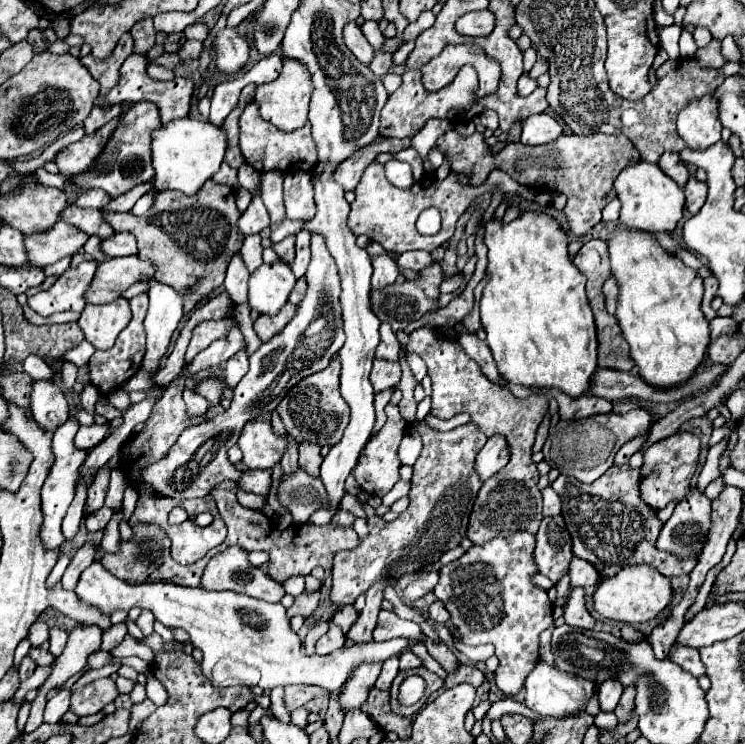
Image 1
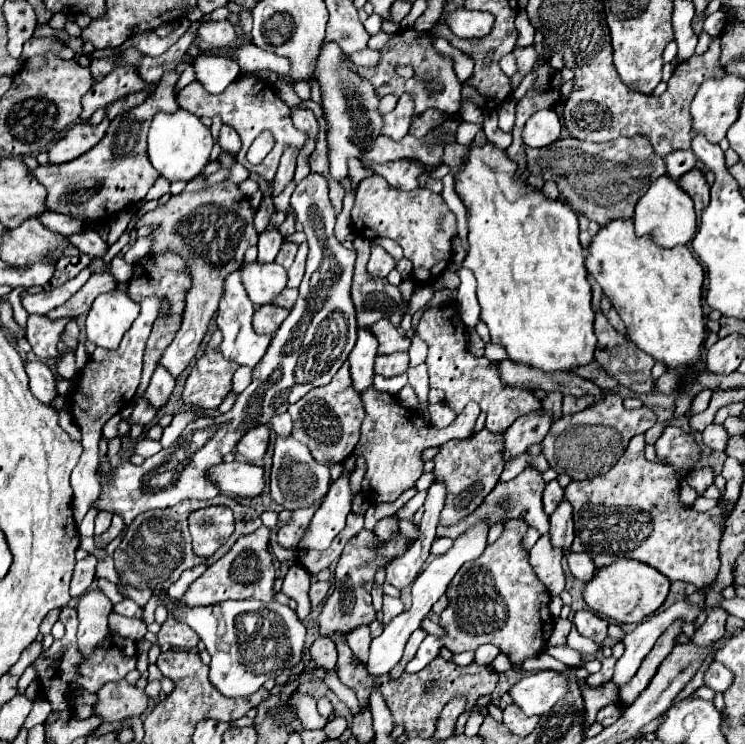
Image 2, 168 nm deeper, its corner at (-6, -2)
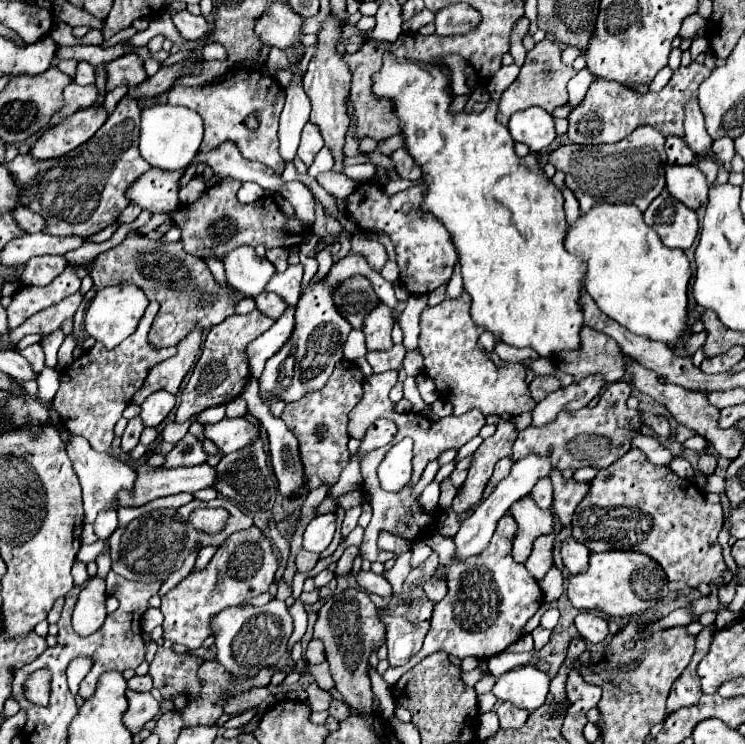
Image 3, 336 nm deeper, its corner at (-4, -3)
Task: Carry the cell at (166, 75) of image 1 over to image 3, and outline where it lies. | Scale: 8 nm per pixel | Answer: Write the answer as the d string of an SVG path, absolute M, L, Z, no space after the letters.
M125 54L105 64L107 90L113 90L119 84L127 84L129 88L139 86L143 80L147 80L147 74L143 72L141 66L143 66L143 60L137 54Z

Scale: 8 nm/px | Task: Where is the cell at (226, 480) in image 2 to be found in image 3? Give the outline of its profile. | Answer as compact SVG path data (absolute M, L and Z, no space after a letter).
M147 462L139 464L135 468L137 478L135 478L135 486L133 490L121 490L117 496L117 506L119 508L137 508L137 506L145 506L147 502L155 500L155 498L163 498L163 496L171 496L171 494L179 494L179 492L197 492L201 488L213 488L215 484L215 468L209 464L199 464L199 466L179 466L179 468L153 468Z

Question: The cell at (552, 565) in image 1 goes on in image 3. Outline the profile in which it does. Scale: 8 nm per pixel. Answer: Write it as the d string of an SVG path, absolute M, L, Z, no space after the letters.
M553 468L549 474L553 482L553 492L555 492L555 502L553 508L561 520L563 526L571 522L571 516L577 508L577 504L583 500L583 496L589 492L591 482L575 482L575 480L565 480L561 476L561 470Z

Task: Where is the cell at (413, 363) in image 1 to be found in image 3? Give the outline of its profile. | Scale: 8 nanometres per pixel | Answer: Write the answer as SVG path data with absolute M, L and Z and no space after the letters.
M407 378L405 382L403 382L403 396L411 402L411 410L413 412L421 412L423 410L423 406L425 406L425 402L421 400L421 396L419 396L419 390L417 390L417 382L415 382L415 378Z

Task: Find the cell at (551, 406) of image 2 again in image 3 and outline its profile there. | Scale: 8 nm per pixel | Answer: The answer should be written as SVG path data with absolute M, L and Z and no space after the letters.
M535 376L529 384L533 398L545 398L549 392L555 392L561 388L561 382L557 376Z

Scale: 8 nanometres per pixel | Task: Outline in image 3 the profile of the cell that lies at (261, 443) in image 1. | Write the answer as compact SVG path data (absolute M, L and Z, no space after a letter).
M223 418L217 424L203 424L203 428L205 438L209 438L223 454L235 452L259 436L259 428L245 418Z

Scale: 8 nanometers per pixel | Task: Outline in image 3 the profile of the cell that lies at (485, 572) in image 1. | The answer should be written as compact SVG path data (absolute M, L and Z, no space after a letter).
M507 514L497 522L497 530L489 542L489 546L469 558L455 558L455 546L445 546L445 536L441 536L437 530L431 530L431 534L425 536L425 542L439 554L439 564L445 566L445 576L449 584L447 596L435 604L431 628L423 642L423 648L411 656L411 660L403 666L389 668L383 674L383 680L393 686L407 670L411 670L415 664L419 664L425 656L431 652L449 652L457 658L473 656L479 660L487 660L511 646L521 638L521 628L527 624L527 620L541 608L543 604L543 592L537 584L537 580L527 572L523 564L517 564L511 556L511 540L517 532L515 520Z

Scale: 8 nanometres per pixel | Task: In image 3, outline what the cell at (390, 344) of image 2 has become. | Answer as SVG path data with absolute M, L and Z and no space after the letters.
M379 302L363 320L363 334L367 338L367 350L387 350L393 346L391 342L391 330L393 330L393 318L391 308L387 308L383 302Z

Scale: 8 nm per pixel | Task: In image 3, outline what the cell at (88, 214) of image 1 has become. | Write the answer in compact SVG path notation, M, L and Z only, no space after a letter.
M15 206L13 208L13 218L19 220L19 228L25 230L27 234L33 234L33 232L43 232L43 218L39 218L35 212L23 208L23 206Z

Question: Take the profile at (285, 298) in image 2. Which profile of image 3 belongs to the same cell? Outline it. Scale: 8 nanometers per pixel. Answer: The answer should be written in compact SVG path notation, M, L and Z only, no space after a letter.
M263 292L255 298L255 304L257 304L257 310L263 312L265 316L277 320L281 316L281 312L285 312L287 306L283 306L283 302L279 298L275 298L271 292Z

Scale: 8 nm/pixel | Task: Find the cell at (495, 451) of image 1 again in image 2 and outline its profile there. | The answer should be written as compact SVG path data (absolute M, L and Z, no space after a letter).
M541 411L541 415L523 415L503 433L503 461L527 453L533 443L541 443L551 427L551 415Z

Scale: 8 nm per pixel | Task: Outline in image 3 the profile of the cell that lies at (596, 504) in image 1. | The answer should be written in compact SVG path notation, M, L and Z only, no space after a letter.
M631 448L627 456L595 476L591 492L581 500L571 524L575 540L591 552L643 552L663 566L669 580L683 580L691 588L711 580L723 586L721 572L725 570L725 560L717 542L723 524L721 504L707 502L699 486L687 478L679 478L665 466L653 466L637 448Z

